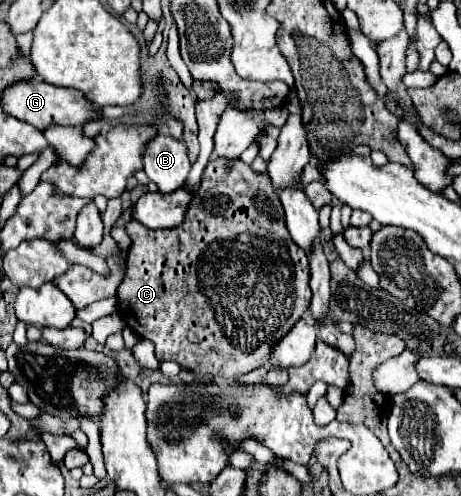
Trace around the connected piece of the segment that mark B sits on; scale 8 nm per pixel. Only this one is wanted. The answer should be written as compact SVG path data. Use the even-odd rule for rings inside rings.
M170 135L152 137L144 147L142 163L150 181L154 181L164 195L182 187L190 171L186 145Z

